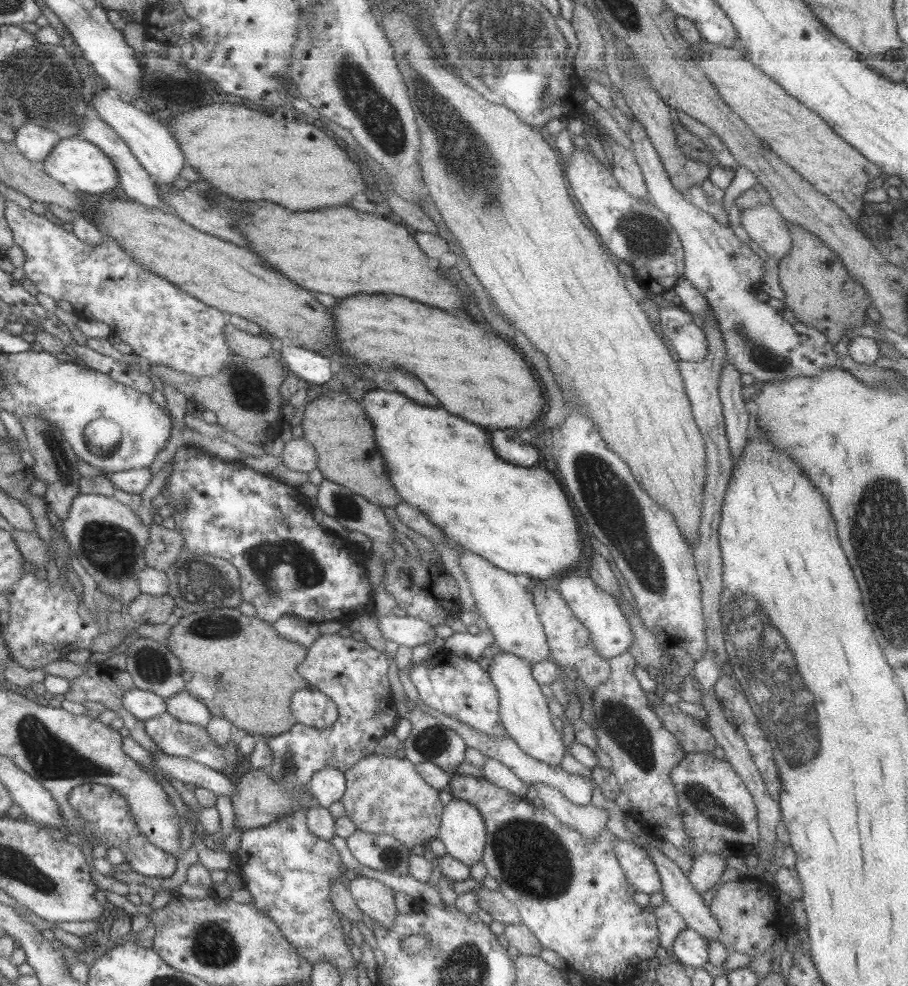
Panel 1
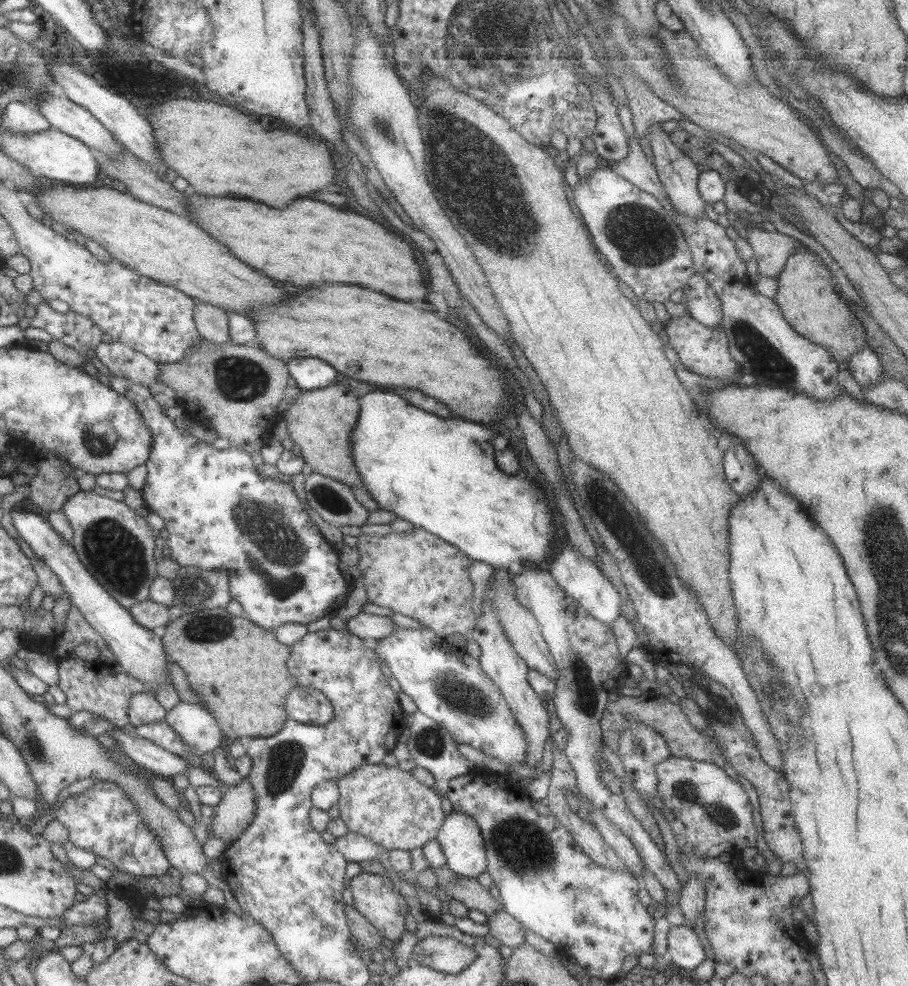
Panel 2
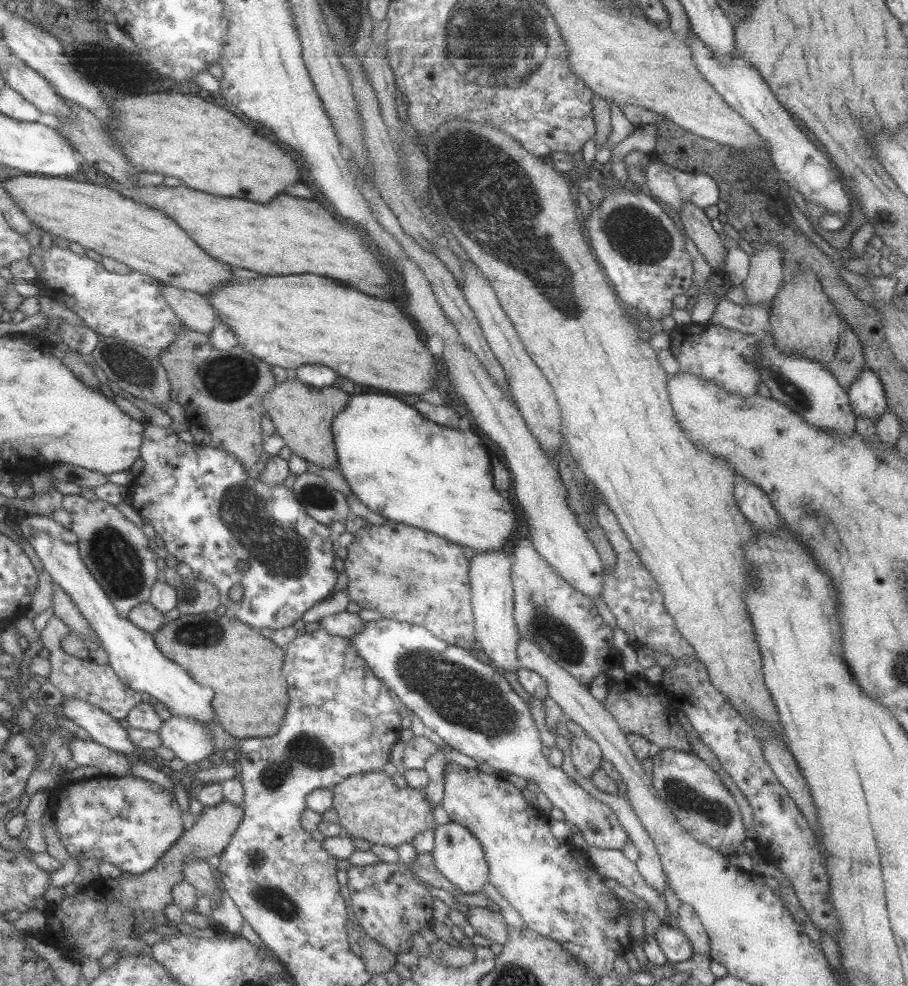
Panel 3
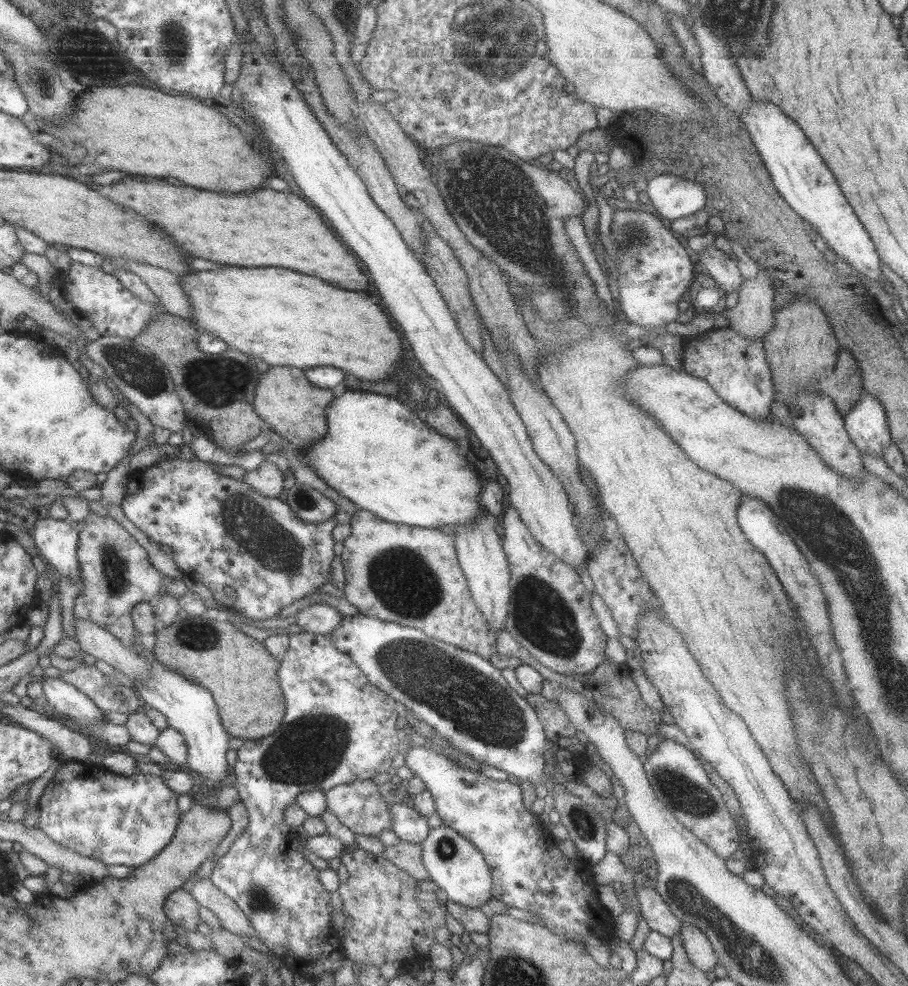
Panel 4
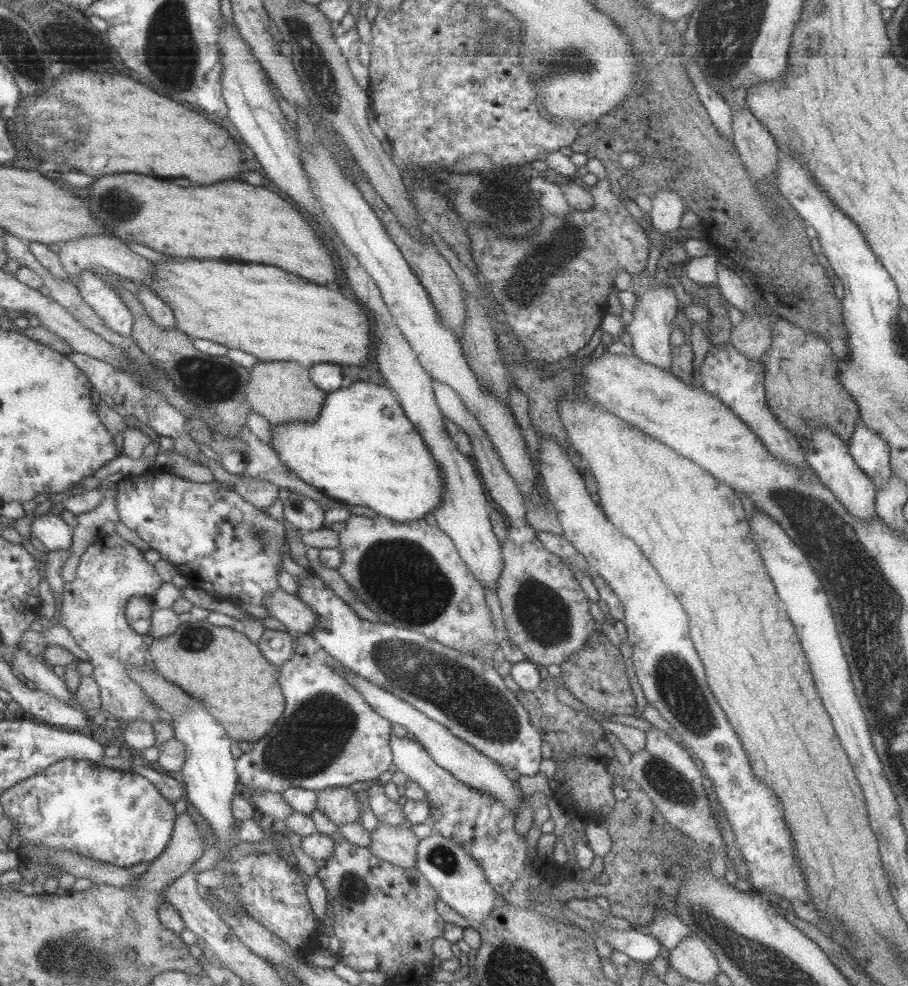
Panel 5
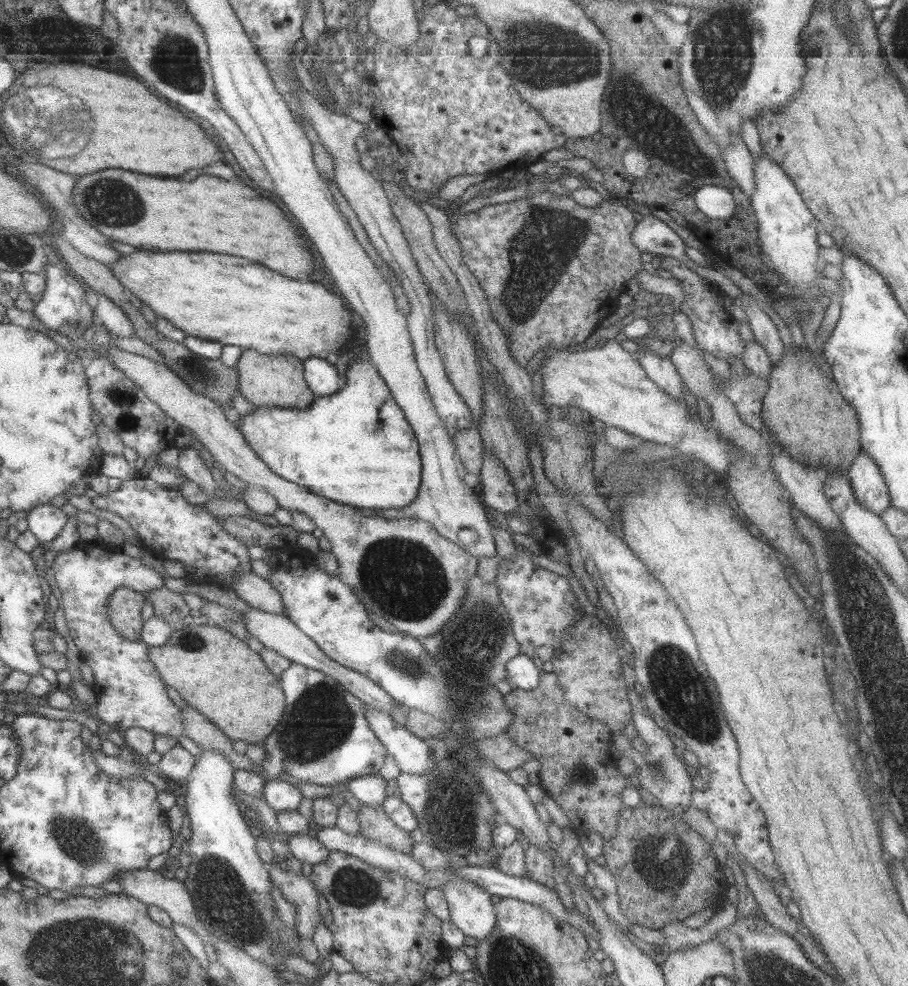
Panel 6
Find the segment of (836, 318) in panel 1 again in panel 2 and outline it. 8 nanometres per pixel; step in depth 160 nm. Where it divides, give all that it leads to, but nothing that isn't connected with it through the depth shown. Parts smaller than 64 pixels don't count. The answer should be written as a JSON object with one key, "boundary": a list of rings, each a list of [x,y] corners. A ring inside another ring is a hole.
{"boundary":[[[798,248],[776,278],[774,301],[787,324],[803,338],[826,348],[837,363],[845,362],[866,347],[863,325],[848,309],[833,276],[809,249]]]}

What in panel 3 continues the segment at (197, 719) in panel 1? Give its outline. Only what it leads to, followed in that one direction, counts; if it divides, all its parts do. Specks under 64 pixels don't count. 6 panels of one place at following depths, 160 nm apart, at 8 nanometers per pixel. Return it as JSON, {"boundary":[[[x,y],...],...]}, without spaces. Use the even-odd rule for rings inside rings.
{"boundary":[[[170,716],[162,721],[157,735],[161,746],[173,751],[175,758],[185,764],[212,758],[216,753],[211,730],[192,718]]]}

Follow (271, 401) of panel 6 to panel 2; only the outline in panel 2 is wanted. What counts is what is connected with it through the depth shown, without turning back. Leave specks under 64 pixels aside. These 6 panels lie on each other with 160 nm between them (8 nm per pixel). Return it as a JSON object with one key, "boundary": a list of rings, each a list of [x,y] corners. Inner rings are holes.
{"boundary":[[[331,385],[313,390],[302,391],[293,397],[293,401],[286,405],[284,415],[280,414],[283,422],[286,422],[288,437],[299,447],[301,458],[305,464],[311,467],[311,471],[345,484],[347,487],[363,486],[361,477],[351,461],[350,432],[356,423],[359,412],[359,398],[351,392],[351,388],[342,385]]]}

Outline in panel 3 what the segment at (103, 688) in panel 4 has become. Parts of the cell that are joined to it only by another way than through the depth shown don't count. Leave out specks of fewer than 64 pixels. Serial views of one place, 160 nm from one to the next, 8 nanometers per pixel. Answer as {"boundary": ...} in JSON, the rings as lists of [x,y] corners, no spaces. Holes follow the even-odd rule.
{"boundary":[[[56,614],[49,619],[45,629],[40,632],[44,646],[50,651],[49,659],[52,662],[52,671],[47,677],[48,680],[65,697],[85,699],[98,706],[115,720],[125,718],[131,708],[145,699],[144,695],[131,690],[124,682],[121,682],[109,665],[101,665],[89,659],[69,656],[60,647],[60,640],[69,632],[70,628],[64,622],[61,622]]]}

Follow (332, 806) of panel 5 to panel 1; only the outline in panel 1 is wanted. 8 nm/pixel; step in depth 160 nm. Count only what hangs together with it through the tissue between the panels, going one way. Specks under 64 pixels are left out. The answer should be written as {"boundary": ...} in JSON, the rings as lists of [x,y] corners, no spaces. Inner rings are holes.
{"boundary":[[[380,753],[364,756],[351,768],[344,772],[345,790],[340,798],[346,817],[353,822],[355,828],[367,834],[388,834],[396,838],[405,848],[414,844],[423,844],[427,838],[435,838],[440,827],[443,804],[437,797],[438,791],[431,788],[405,757],[384,756]]]}

